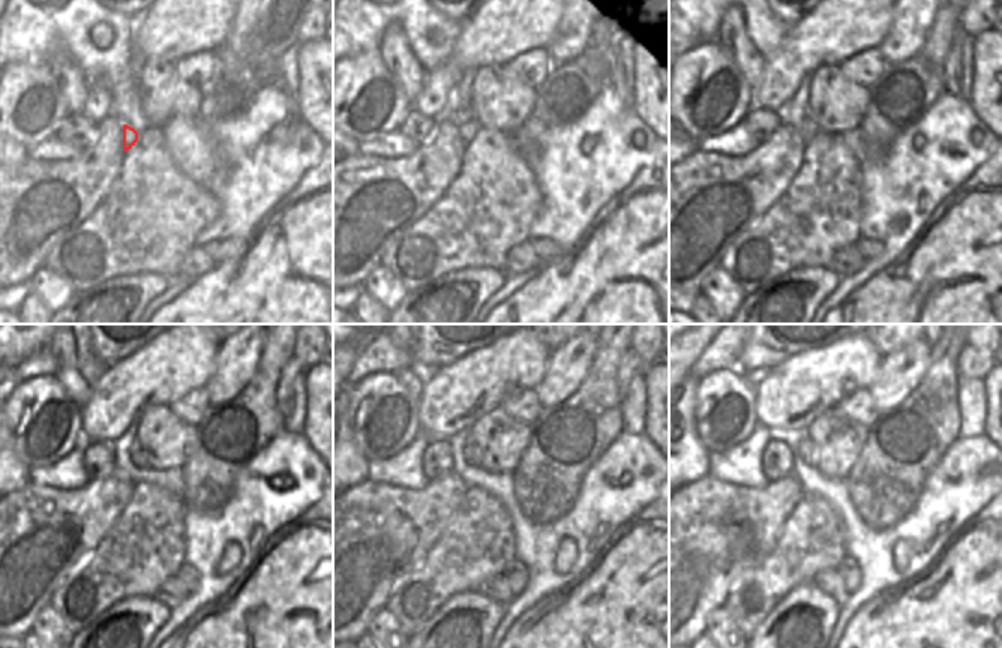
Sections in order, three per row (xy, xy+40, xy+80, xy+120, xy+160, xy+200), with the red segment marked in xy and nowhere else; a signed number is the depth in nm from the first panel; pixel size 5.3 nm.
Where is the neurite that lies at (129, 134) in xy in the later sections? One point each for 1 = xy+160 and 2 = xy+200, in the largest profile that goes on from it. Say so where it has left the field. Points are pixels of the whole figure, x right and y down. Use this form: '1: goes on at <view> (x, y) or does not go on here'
1: goes on at xy+160 (471, 453)
2: goes on at xy+200 (806, 449)

